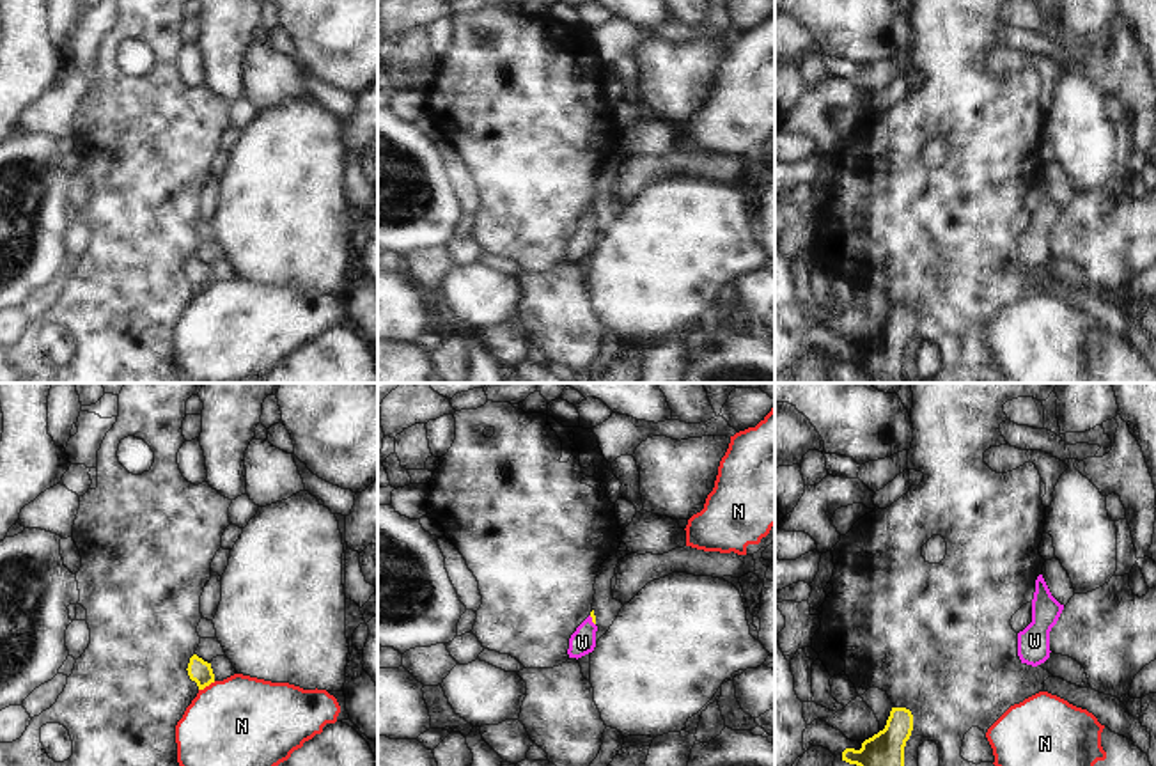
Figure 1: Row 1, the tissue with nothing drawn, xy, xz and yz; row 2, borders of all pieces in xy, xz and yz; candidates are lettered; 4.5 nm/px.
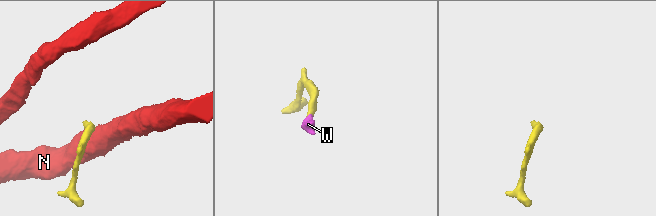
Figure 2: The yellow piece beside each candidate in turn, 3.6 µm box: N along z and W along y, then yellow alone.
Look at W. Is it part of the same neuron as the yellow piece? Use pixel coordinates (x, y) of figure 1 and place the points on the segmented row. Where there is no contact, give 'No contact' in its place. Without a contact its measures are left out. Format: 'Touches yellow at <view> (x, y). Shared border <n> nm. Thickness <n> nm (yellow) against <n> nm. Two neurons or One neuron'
Touches yellow at xz (593, 621). Shared border 50 nm. Thickness 20 nm (yellow) against 120 nm. One neuron

